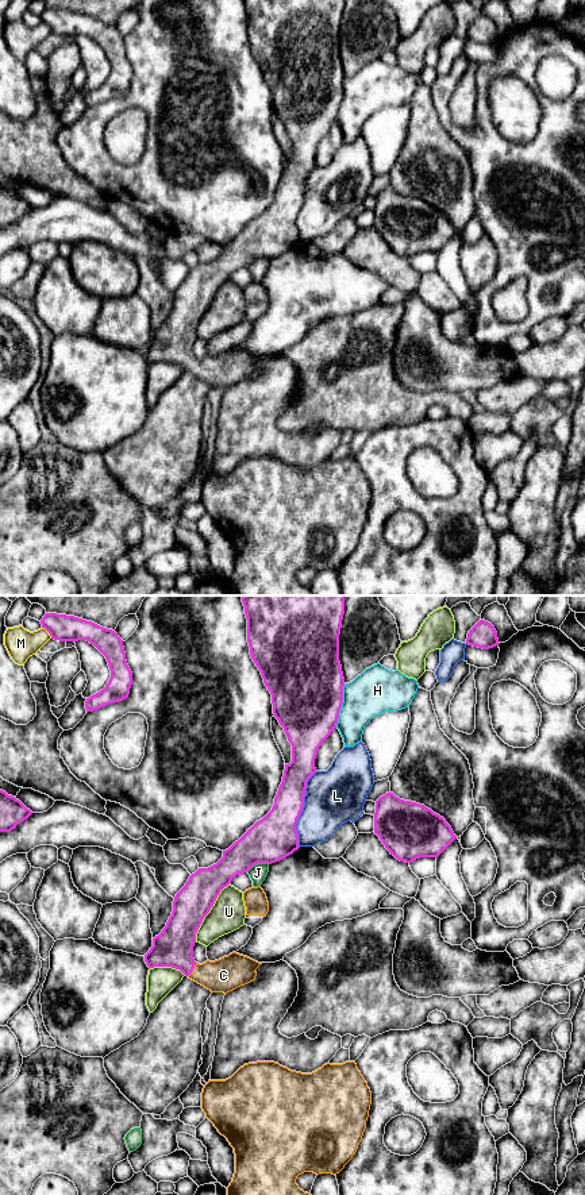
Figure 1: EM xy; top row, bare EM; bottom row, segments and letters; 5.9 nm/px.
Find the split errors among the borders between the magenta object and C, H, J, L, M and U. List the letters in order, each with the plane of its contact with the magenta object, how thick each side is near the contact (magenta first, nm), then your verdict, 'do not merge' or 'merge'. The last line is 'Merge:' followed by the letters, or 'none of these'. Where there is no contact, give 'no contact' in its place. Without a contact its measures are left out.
C: xy | 240/200 nm | merge
H: xy | 440/280 nm | do not merge
J: xy | 280/100 nm | do not merge
L: xy | 280/320 nm | do not merge
M: xy | 160/180 nm | do not merge
U: xy | 220/200 nm | do not merge
Merge: C

